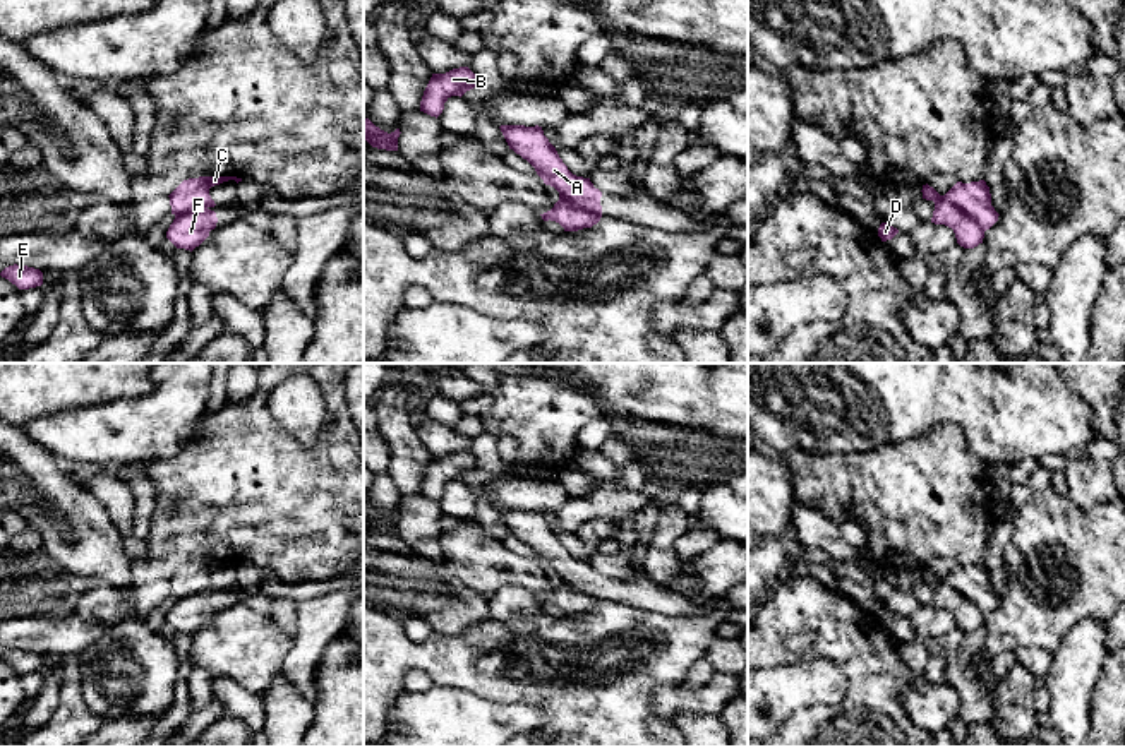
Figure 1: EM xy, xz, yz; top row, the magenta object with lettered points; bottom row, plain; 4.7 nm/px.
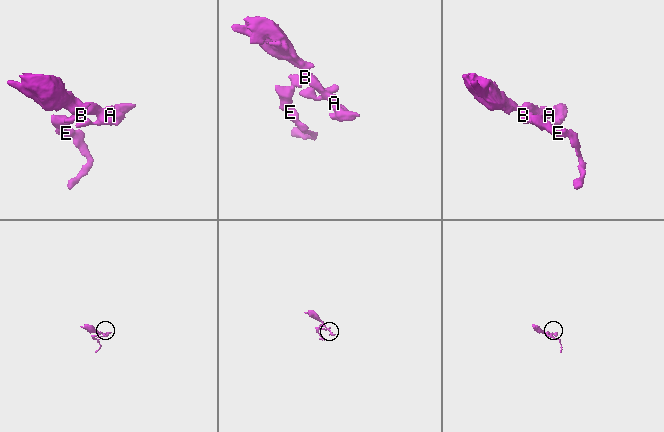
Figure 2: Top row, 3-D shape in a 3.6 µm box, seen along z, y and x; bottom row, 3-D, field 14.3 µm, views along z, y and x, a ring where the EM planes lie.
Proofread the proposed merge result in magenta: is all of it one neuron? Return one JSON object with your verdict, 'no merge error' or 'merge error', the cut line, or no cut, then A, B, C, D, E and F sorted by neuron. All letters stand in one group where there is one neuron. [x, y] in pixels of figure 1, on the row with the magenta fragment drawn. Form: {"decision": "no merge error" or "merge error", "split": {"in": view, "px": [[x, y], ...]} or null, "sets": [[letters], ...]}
{"decision": "merge error", "split": {"in": "yz", "px": [[942, 196], [968, 213], [985, 230]]}, "sets": [["A", "B", "D", "E", "F"], ["C"]]}

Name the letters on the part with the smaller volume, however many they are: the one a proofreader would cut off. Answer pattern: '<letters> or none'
C

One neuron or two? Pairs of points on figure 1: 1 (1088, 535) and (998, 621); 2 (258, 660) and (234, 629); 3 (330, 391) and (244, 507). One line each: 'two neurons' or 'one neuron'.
1: one neuron
2: one neuron
3: one neuron

